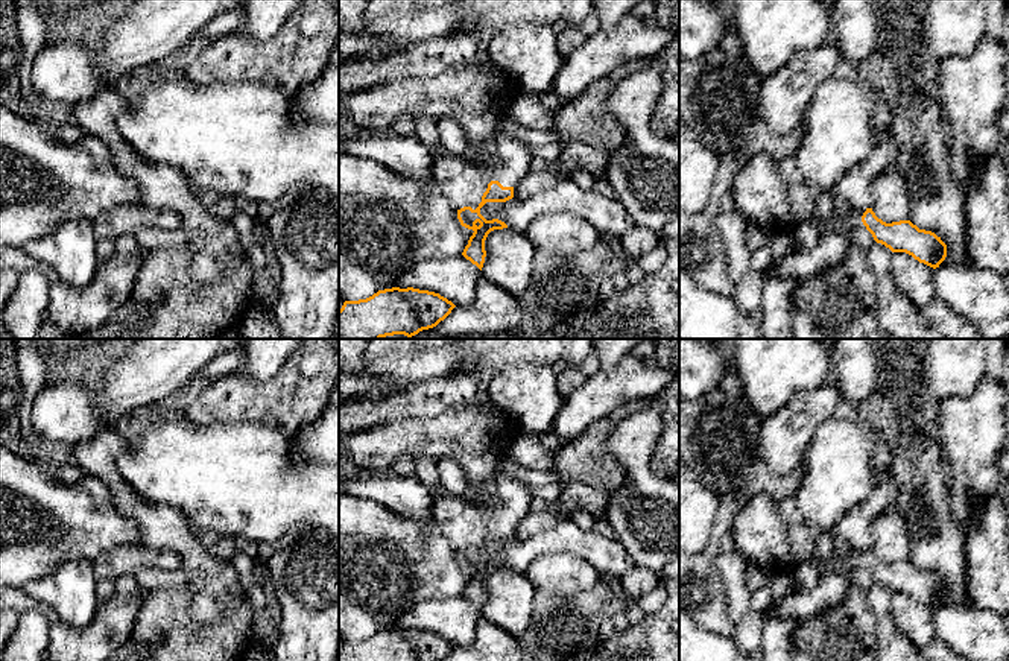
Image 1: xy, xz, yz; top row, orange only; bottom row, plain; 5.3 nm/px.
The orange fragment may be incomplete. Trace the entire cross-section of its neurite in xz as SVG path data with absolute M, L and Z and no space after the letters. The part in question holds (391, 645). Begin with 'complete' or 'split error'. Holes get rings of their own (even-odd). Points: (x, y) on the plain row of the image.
complete | M392 628L366 640L345 641L339 661L444 661L454 647L435 632Z

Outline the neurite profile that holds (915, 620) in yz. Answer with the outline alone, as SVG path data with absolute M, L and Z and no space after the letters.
M894 593L892 615L897 628L913 643L925 661L966 661L936 635L933 608L906 593Z

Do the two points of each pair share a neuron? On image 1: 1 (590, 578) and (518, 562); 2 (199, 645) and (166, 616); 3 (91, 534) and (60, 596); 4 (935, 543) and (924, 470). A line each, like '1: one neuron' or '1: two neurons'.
1: two neurons
2: one neuron
3: two neurons
4: one neuron

